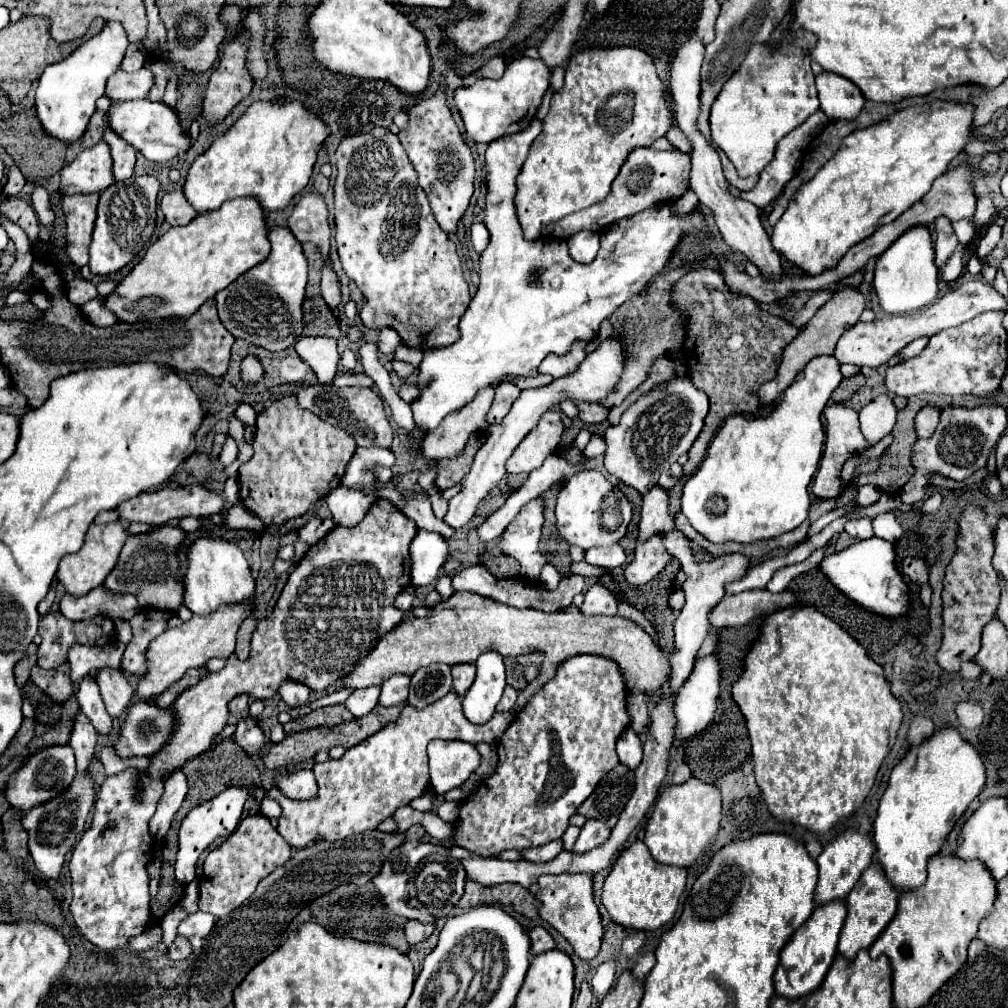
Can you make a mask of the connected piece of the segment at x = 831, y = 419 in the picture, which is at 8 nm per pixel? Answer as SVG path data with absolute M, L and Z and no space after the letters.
M828 403L824 407L824 417L826 417L826 443L824 443L824 455L822 455L820 467L818 467L814 483L812 483L812 493L818 499L836 499L852 483L856 473L864 475L864 473L878 471L882 455L876 459L868 459L868 461L862 459L864 451L870 449L872 445L860 433L860 421L858 421L856 409L838 405L838 403Z

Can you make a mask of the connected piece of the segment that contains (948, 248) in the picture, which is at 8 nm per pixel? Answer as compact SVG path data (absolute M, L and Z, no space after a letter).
M938 217L934 221L934 261L938 265L938 269L942 269L942 265L950 259L950 255L956 251L958 247L958 239L952 231L952 225L946 217Z

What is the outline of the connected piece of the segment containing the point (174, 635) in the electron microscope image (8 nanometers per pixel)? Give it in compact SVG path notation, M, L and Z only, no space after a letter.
M246 601L246 605L220 605L216 613L208 617L192 615L190 621L184 621L180 627L168 629L148 647L148 673L138 683L138 697L152 699L166 691L172 683L176 683L190 667L202 667L212 657L230 657L236 645L236 633L244 619L248 619L254 611L254 601Z

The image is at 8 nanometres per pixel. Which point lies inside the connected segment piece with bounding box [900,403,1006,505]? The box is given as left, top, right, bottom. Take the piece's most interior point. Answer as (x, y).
(958, 448)

